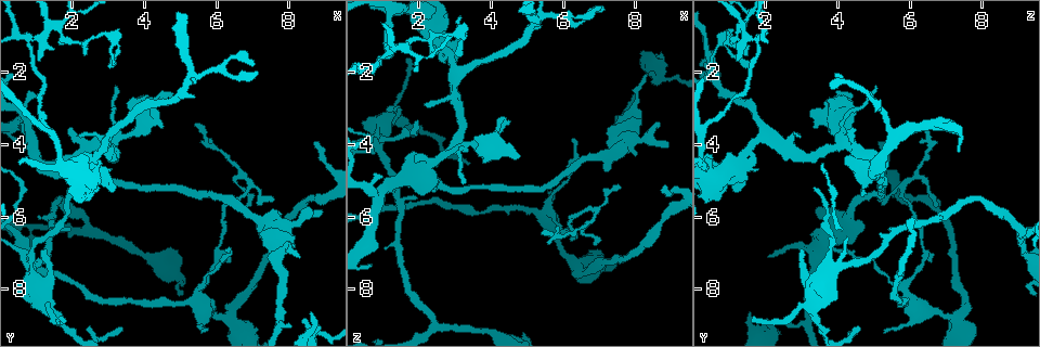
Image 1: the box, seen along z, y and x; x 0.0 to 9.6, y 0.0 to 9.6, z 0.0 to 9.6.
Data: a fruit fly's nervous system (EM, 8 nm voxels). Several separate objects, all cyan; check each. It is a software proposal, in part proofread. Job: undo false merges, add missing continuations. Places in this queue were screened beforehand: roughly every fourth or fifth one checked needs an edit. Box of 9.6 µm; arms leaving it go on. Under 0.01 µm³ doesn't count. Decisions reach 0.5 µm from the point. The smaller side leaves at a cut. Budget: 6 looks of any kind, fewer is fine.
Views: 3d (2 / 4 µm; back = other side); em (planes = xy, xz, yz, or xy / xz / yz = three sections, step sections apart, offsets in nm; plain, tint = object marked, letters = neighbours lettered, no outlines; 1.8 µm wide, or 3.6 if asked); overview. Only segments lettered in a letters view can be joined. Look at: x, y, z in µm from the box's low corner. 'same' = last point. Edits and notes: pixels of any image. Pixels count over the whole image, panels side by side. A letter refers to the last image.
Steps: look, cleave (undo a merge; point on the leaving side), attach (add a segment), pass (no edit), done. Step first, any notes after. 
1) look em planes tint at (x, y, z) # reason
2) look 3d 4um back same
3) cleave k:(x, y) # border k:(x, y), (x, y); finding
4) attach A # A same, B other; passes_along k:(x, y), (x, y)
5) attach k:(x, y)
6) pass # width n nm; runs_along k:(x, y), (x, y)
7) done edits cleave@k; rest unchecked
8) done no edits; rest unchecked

look em planes letters at (1.90, 5.20, 3.40) # tapers out

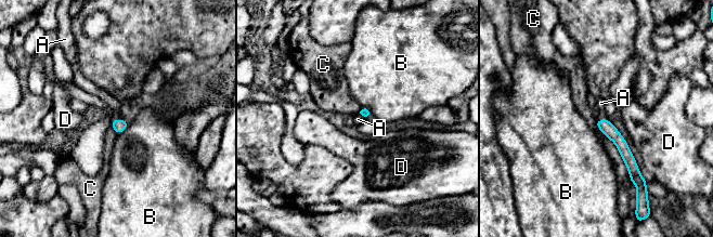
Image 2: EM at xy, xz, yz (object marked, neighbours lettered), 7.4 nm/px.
attach A # A same, B other, C other, D other; the cell continues

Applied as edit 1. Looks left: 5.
look 3d 2um at (1.15, 6.90, 3.05) # free end

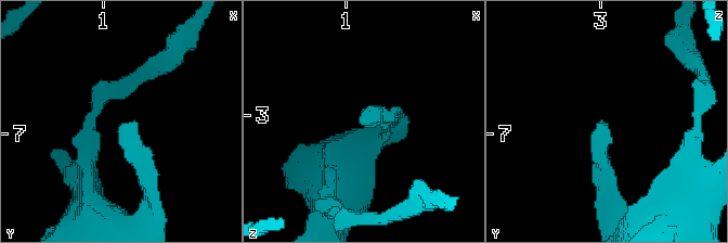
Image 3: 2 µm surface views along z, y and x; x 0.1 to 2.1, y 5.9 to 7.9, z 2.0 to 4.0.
look em planes letters at (1.12, 6.94, 3.06)

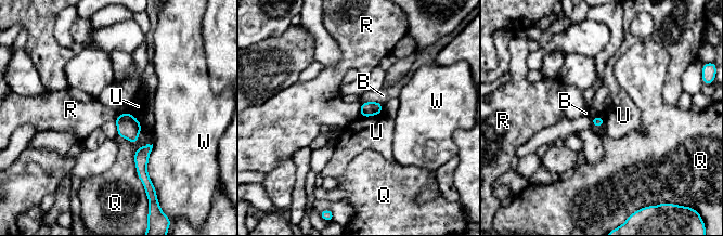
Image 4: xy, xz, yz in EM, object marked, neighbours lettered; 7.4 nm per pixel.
pass # B other, Q other, R other, U other, W other; border 4:(361, 103), (360, 116); no lettered segment goes on from it

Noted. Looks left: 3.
look 3d 4um at (3.35, 9.05, 4.50) # tapers out

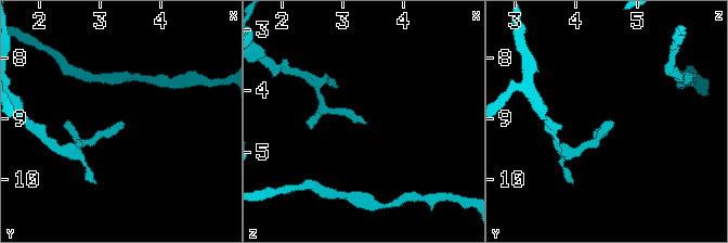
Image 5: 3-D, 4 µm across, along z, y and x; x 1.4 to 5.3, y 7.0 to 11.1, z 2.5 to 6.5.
look em planes tint at (3.40, 9.10, 4.55)

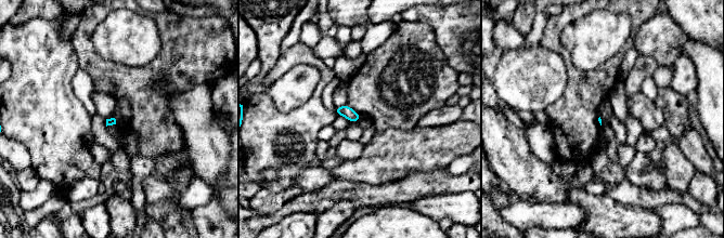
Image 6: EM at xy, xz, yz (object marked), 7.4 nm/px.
look em planes letters same

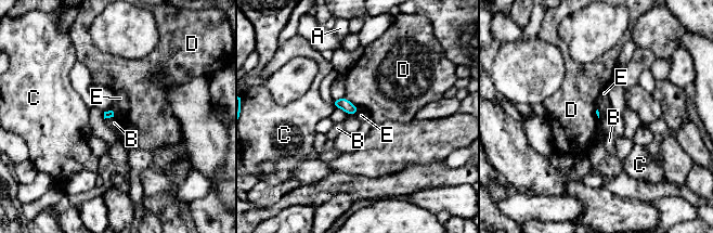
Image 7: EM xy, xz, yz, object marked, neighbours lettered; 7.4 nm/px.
pass # A other, B other, C other, D other, E other; border 7:(359, 109), (354, 114); no lettered segment goes on from it

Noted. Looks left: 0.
done edits attach@2; rest unchecked

